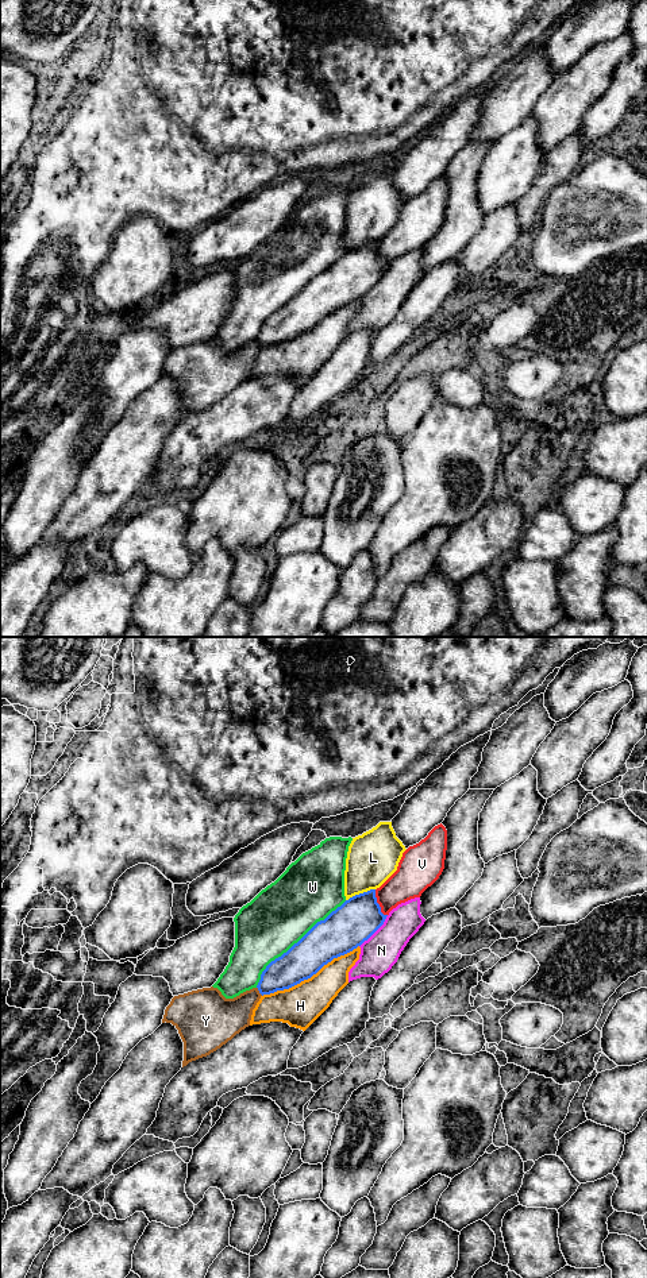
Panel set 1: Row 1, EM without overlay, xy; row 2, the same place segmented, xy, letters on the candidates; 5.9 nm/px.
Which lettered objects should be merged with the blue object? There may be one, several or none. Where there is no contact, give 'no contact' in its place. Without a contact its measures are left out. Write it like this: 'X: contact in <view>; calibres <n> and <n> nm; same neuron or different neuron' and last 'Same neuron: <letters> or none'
H: contact in xy; calibres 240 and 240 nm; different neuron
L: contact in xy; calibres 260 and 300 nm; different neuron
N: contact in xy; calibres 260 and 220 nm; different neuron
V: contact in xy; calibres 260 and 200 nm; different neuron
W: contact in xy; calibres 240 and 380 nm; different neuron
Y: contact in xy; calibres 200 and 220 nm; different neuron
Same neuron: none

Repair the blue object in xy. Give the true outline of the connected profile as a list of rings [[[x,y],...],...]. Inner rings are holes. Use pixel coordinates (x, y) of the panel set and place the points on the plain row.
[[[376,242],[350,250],[266,318],[257,337],[259,345],[289,341],[311,331],[334,310],[367,293],[386,269],[377,255]]]

